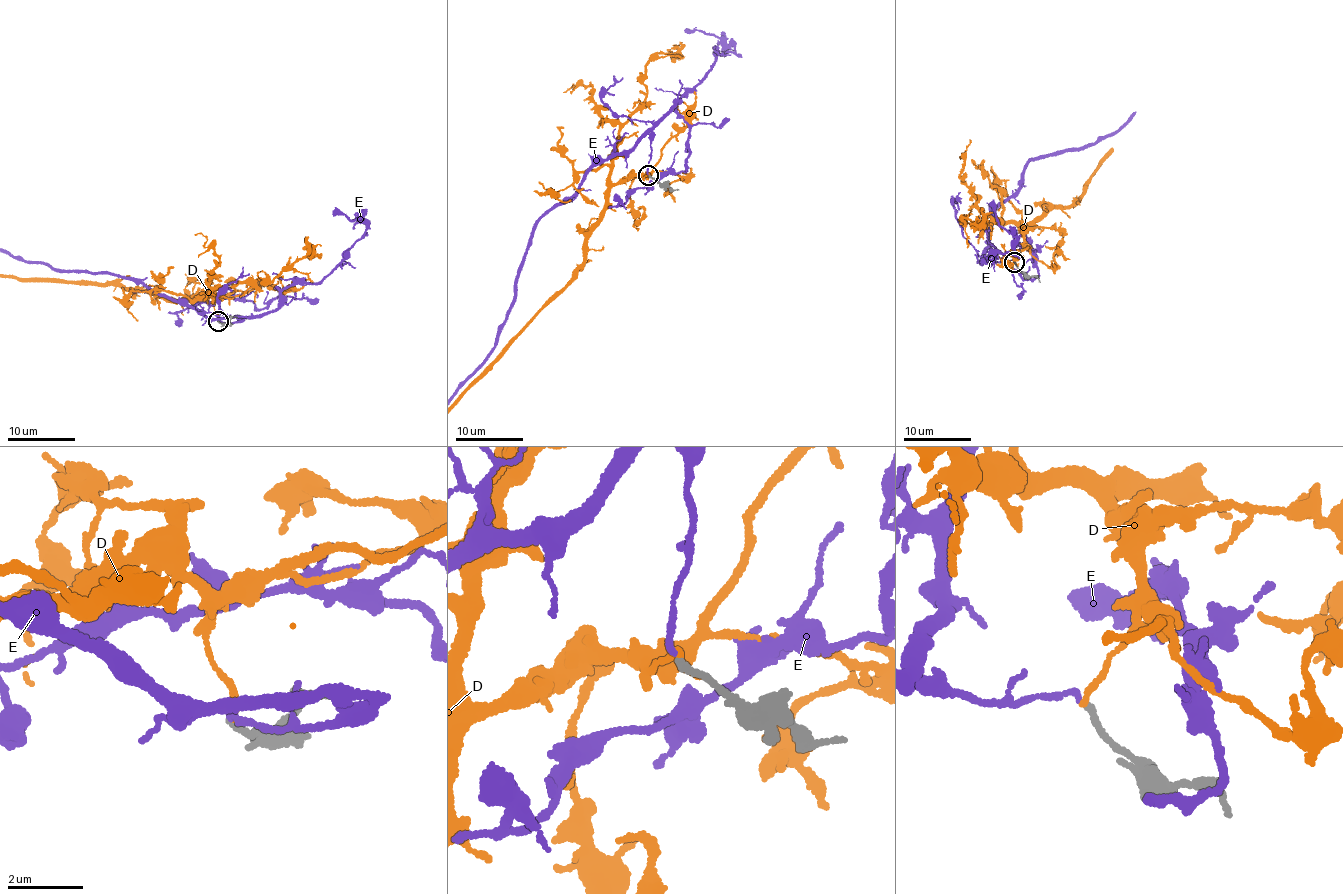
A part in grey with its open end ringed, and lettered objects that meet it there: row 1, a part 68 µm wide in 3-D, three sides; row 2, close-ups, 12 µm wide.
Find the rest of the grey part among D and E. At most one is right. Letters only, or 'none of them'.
E

